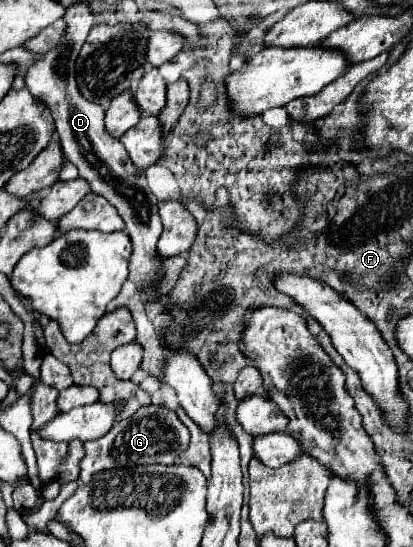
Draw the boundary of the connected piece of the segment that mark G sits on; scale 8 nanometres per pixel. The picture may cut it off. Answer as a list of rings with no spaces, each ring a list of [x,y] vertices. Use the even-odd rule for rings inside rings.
[[[150,403],[140,407],[132,417],[114,423],[104,437],[84,443],[86,457],[84,457],[84,465],[80,467],[80,481],[88,483],[92,481],[94,473],[102,469],[112,469],[112,467],[136,467],[146,463],[172,465],[176,463],[180,453],[188,449],[188,445],[190,445],[190,431],[178,419],[176,411],[164,405]]]

